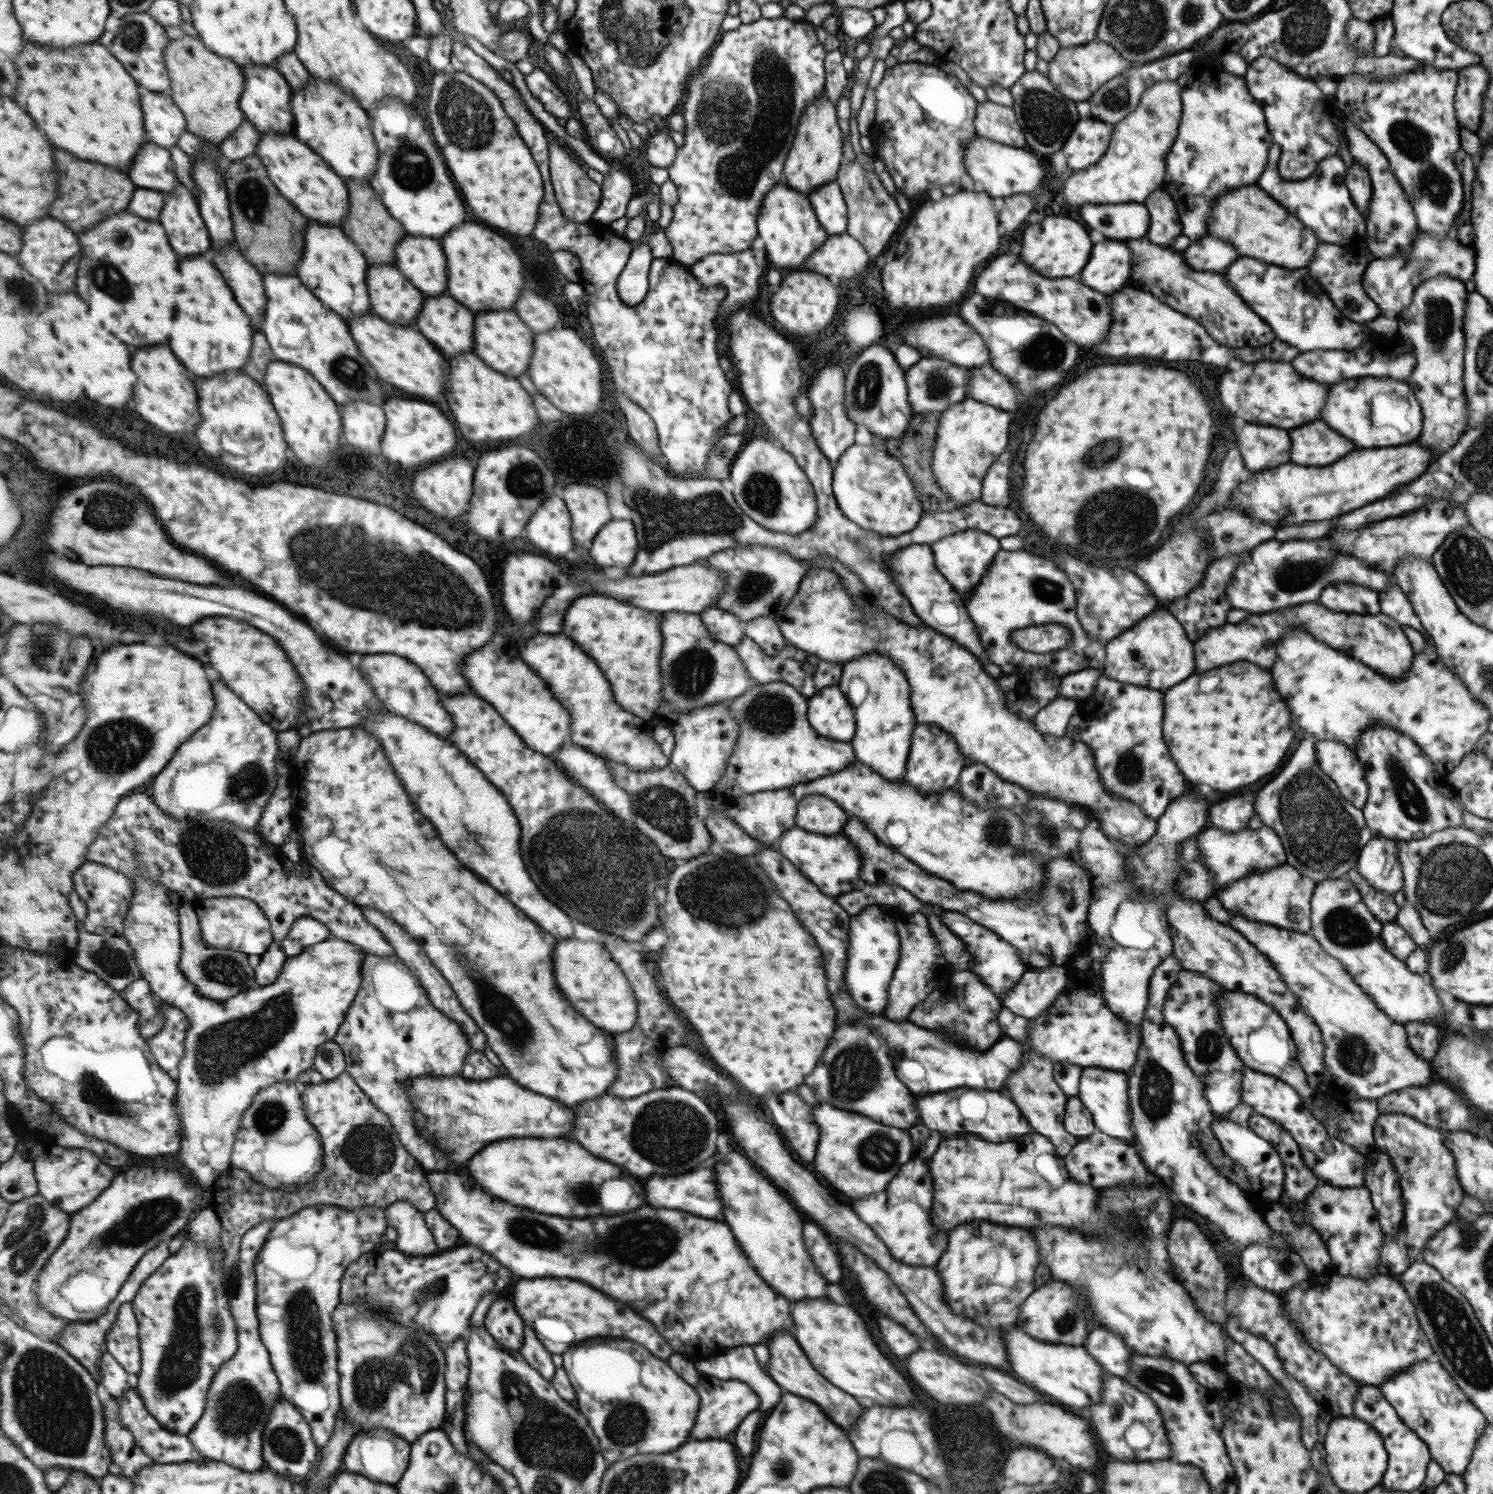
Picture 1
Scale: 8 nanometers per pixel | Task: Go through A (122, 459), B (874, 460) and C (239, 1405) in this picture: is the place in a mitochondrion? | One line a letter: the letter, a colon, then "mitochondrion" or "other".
A: other
B: other
C: mitochondrion

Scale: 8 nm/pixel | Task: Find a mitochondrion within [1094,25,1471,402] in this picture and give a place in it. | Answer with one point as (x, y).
(1414, 141)

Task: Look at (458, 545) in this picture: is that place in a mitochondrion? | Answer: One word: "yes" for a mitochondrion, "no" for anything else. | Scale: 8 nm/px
no

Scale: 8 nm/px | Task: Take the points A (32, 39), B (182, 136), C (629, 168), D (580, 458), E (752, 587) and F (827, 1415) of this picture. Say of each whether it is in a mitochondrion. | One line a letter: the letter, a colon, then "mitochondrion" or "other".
A: other
B: other
C: other
D: other
E: mitochondrion
F: other

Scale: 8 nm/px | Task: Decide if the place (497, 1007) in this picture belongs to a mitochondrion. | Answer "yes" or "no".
yes

